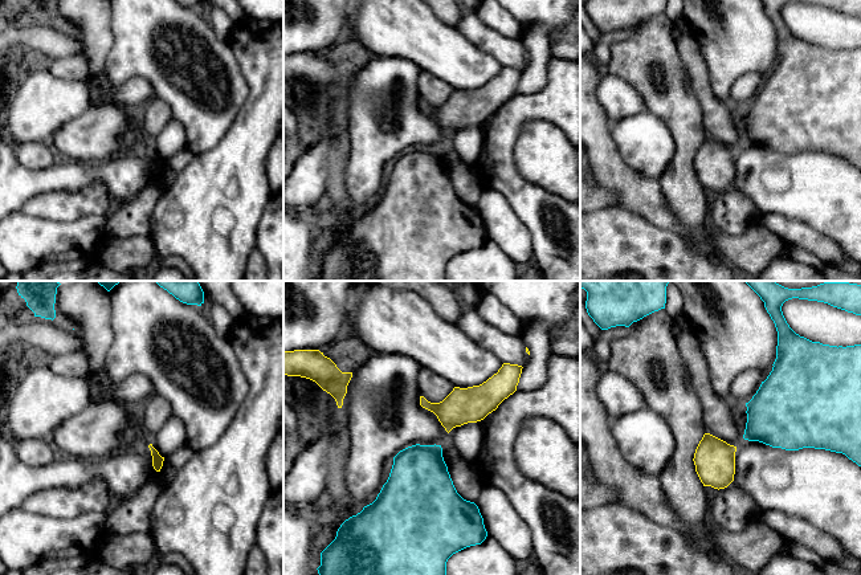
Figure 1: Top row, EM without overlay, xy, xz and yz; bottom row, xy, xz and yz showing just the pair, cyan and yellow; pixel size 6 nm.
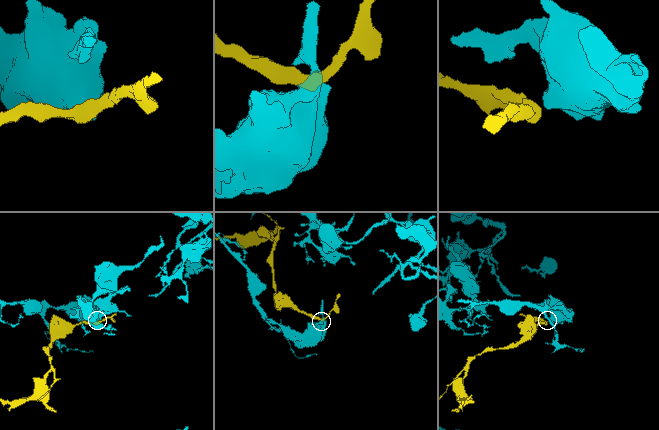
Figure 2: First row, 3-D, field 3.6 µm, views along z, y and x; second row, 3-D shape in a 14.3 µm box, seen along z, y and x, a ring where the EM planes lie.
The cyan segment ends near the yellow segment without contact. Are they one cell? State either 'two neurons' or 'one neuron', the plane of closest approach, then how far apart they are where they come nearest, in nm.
one neuron; nearest in yz; 70 nm apart

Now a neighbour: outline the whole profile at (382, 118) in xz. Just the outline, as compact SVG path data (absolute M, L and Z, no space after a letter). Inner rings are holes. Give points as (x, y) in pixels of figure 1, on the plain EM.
M376 58L352 74L340 114L348 147L347 192L355 205L367 209L376 203L383 191L383 168L389 160L416 147L434 148L448 142L437 119L420 109L420 72L409 60Z

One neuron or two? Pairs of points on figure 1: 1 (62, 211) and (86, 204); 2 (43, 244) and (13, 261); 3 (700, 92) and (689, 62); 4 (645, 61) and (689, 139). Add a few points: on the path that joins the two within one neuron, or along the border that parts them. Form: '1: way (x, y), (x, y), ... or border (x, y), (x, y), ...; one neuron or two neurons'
1: way (68, 206), (81, 204); one neuron
2: way (36, 244), (31, 244), (20, 255); one neuron
3: way (700, 85), (696, 69); one neuron
4: way (649, 81), (653, 90), (682, 119); one neuron

